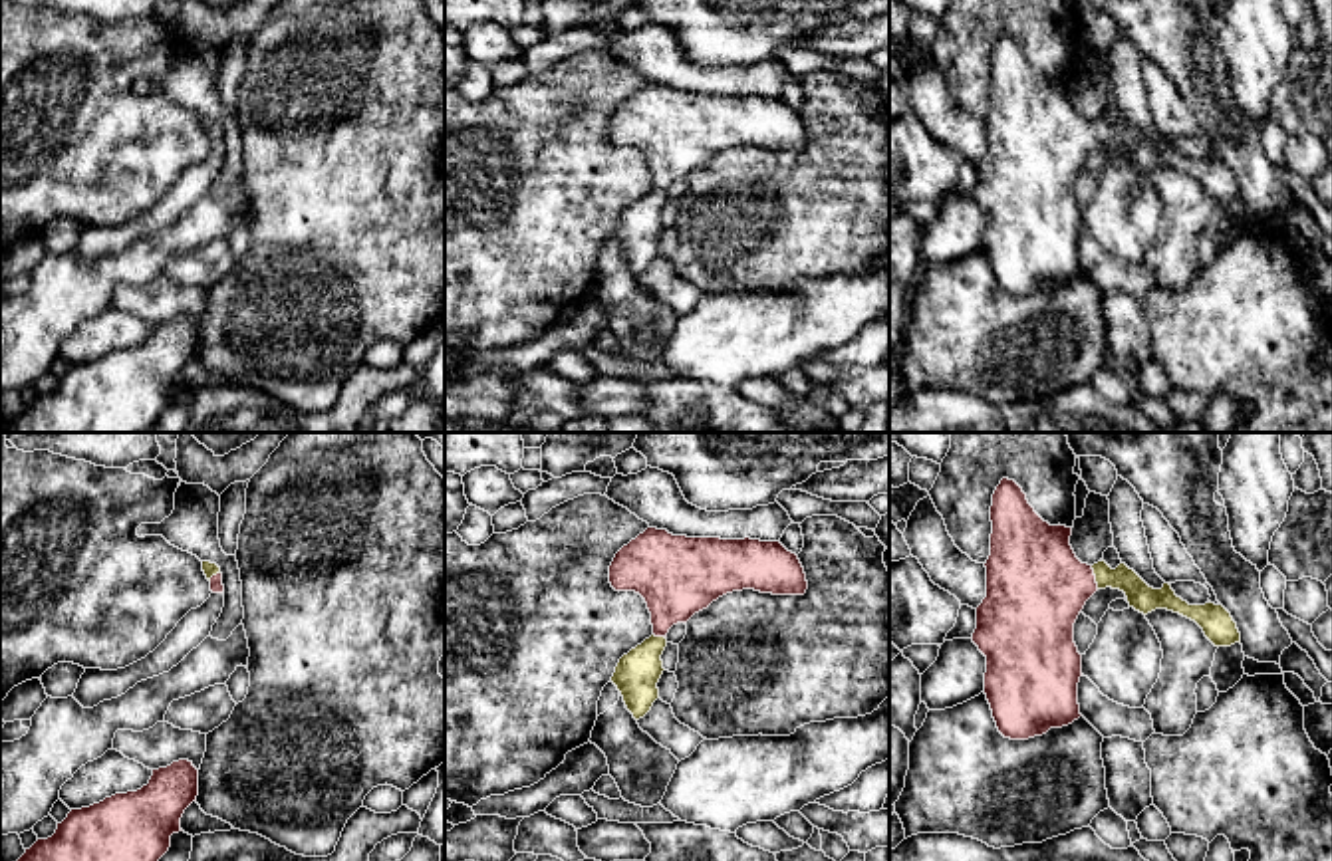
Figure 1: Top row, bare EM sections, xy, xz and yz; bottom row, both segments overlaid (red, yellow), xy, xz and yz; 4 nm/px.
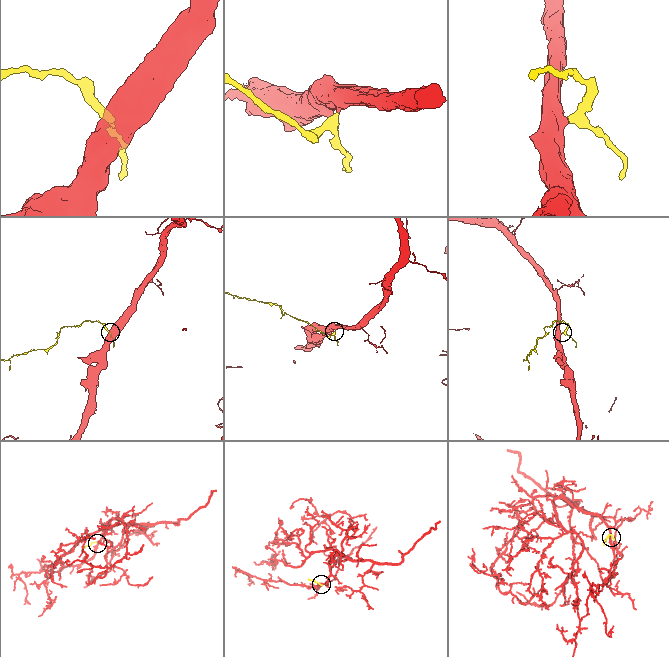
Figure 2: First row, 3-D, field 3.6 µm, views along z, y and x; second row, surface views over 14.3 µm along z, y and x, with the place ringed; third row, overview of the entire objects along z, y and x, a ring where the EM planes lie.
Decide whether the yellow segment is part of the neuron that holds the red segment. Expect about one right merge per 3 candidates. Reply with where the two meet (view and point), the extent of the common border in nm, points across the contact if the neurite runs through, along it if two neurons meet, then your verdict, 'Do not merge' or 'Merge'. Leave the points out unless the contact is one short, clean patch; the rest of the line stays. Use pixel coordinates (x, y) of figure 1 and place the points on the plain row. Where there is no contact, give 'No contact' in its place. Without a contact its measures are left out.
Touches red at yz (1094, 133). Shared border 100 nm. Path across: yz (1037, 143), (1094, 133), (1122, 133), (1140, 151). Merge

